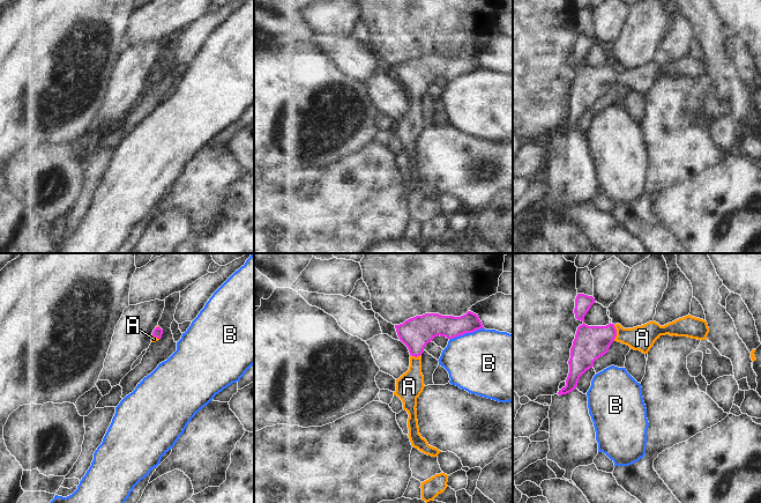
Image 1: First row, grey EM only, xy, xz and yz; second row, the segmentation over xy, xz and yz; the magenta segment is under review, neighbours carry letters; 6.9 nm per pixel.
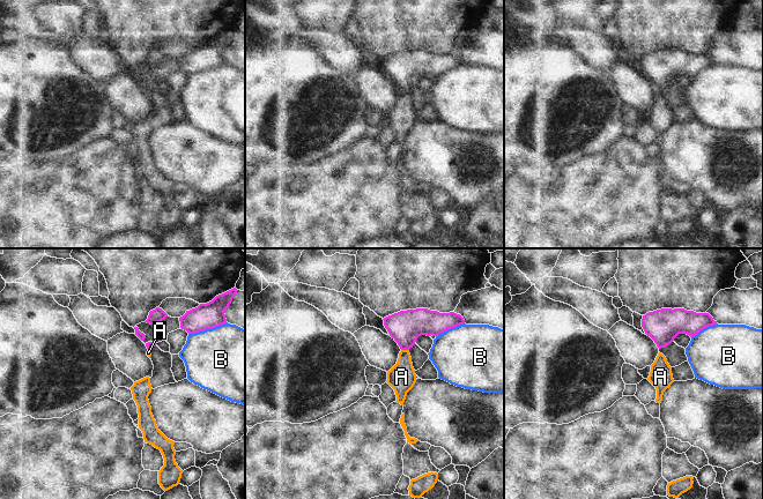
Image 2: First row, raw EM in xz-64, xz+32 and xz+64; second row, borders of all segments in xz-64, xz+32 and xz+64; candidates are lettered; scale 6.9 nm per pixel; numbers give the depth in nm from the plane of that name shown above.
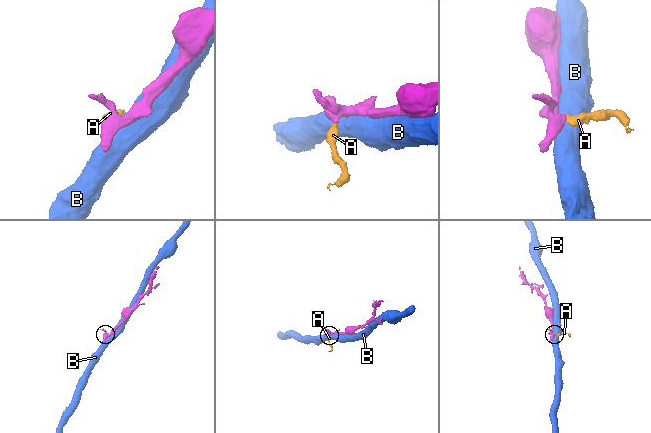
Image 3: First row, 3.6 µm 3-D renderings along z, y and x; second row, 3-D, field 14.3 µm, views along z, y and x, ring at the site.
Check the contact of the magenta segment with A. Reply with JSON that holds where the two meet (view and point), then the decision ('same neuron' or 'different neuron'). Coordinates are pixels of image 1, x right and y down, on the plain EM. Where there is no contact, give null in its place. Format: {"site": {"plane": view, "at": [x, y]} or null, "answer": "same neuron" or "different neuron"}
{"site": {"plane": "yz", "at": [616, 74]}, "answer": "same neuron"}

